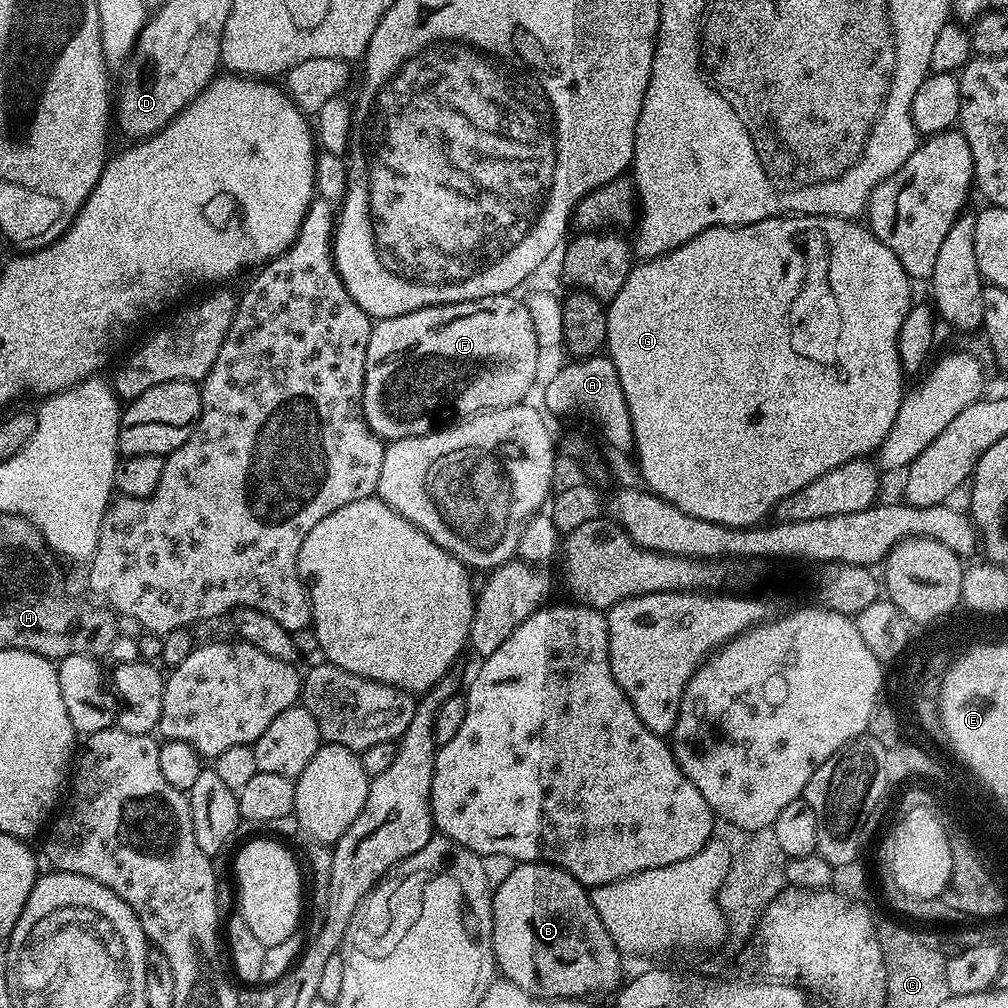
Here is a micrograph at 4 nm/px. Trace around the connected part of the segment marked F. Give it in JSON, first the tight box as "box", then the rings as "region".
{"box":[362,294,542,442],"region":[[[512,294],[503,296],[487,296],[481,300],[467,300],[453,304],[439,304],[426,306],[422,310],[414,310],[410,314],[398,314],[398,318],[386,318],[373,323],[370,342],[366,346],[366,366],[364,367],[364,385],[362,386],[362,410],[364,421],[370,426],[375,436],[385,442],[410,438],[411,436],[425,436],[437,426],[451,426],[459,421],[477,416],[480,412],[489,412],[495,408],[505,408],[521,403],[524,396],[532,388],[536,380],[536,363],[540,360],[542,346],[534,334],[534,324],[530,322],[530,312],[523,299],[515,300]]]}

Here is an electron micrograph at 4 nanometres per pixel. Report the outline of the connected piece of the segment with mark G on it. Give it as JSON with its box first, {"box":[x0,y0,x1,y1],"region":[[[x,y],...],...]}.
{"box":[606,214,914,528],"region":[[[786,214],[782,216],[768,216],[765,220],[759,220],[753,224],[719,224],[716,228],[702,230],[690,242],[683,244],[681,248],[670,250],[661,256],[655,256],[652,260],[644,260],[637,263],[632,273],[622,282],[622,290],[607,305],[608,314],[608,343],[606,345],[607,355],[614,362],[618,370],[618,378],[622,382],[622,394],[626,394],[626,406],[630,410],[632,419],[632,443],[634,445],[634,459],[640,469],[647,491],[655,492],[666,502],[678,506],[678,510],[686,510],[686,514],[694,514],[694,518],[702,518],[706,522],[718,522],[722,526],[731,528],[751,528],[759,525],[764,515],[771,513],[776,503],[794,490],[802,490],[814,478],[822,478],[830,470],[842,466],[846,462],[857,458],[867,457],[879,449],[880,443],[890,434],[890,426],[894,426],[894,418],[898,418],[898,406],[904,401],[906,385],[906,373],[898,358],[898,330],[902,330],[902,318],[906,318],[908,309],[914,303],[912,297],[913,281],[908,279],[906,270],[898,262],[898,254],[890,250],[872,233],[871,228],[865,226],[859,219],[847,220],[841,216],[829,216],[822,221],[819,227],[830,230],[830,239],[833,245],[833,269],[832,278],[836,278],[838,296],[844,306],[844,326],[840,332],[840,348],[834,350],[842,354],[842,358],[836,358],[834,366],[830,370],[820,368],[820,404],[804,404],[798,402],[802,398],[796,398],[796,388],[778,388],[778,384],[766,380],[766,368],[762,358],[758,360],[756,344],[750,340],[748,330],[752,330],[752,310],[754,300],[766,300],[764,284],[778,282],[776,274],[782,272],[782,262],[786,262],[788,244],[782,240],[776,240],[776,232],[786,232]]]}

